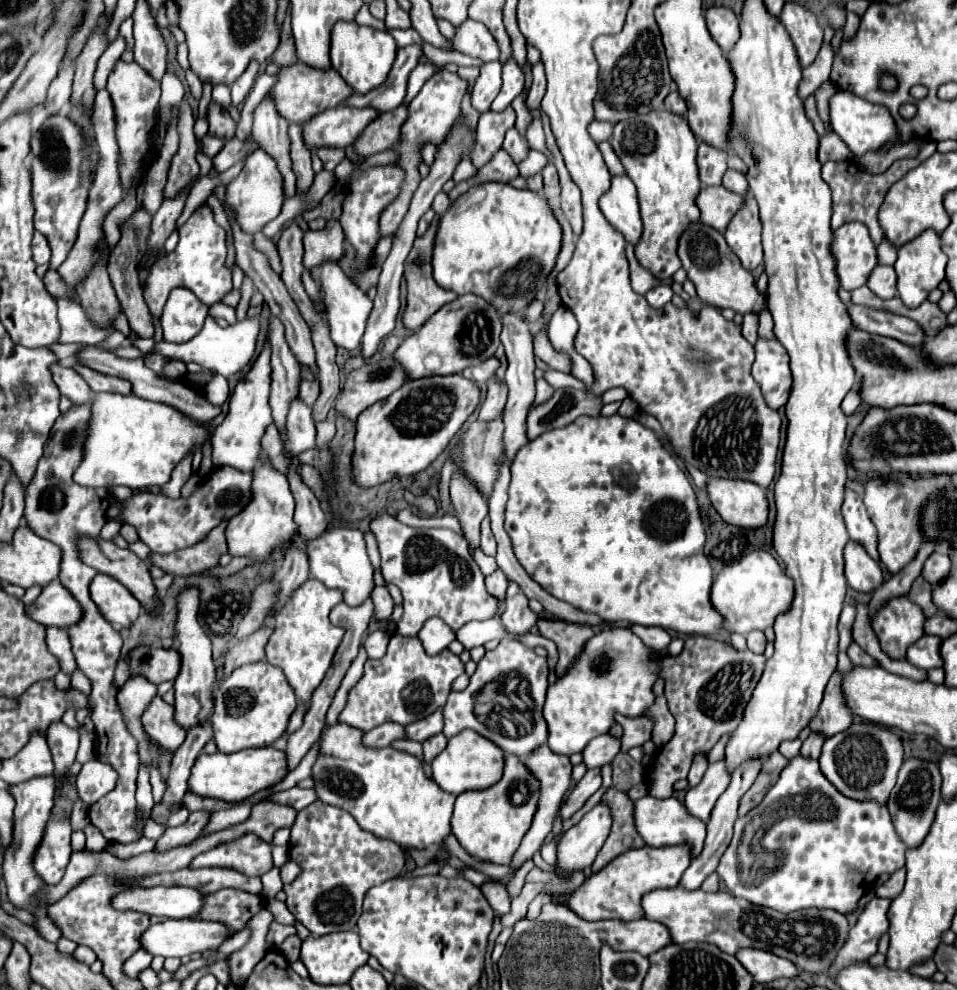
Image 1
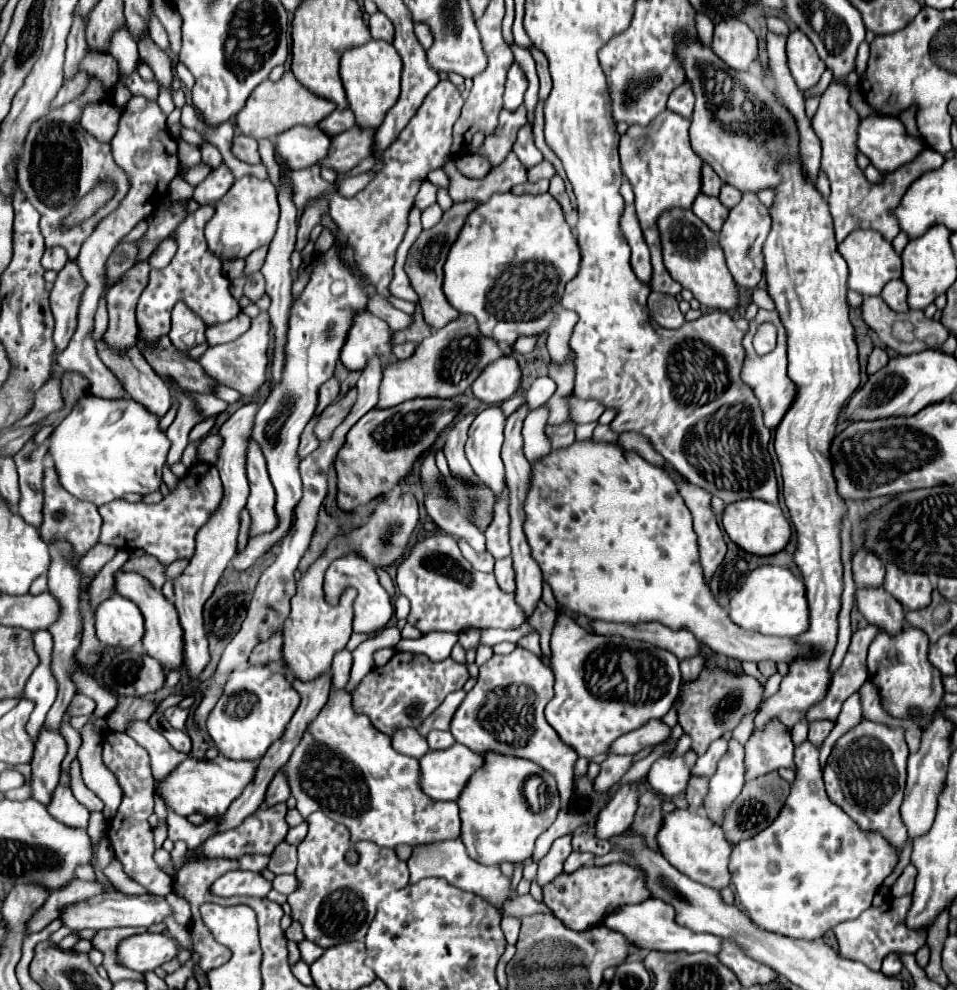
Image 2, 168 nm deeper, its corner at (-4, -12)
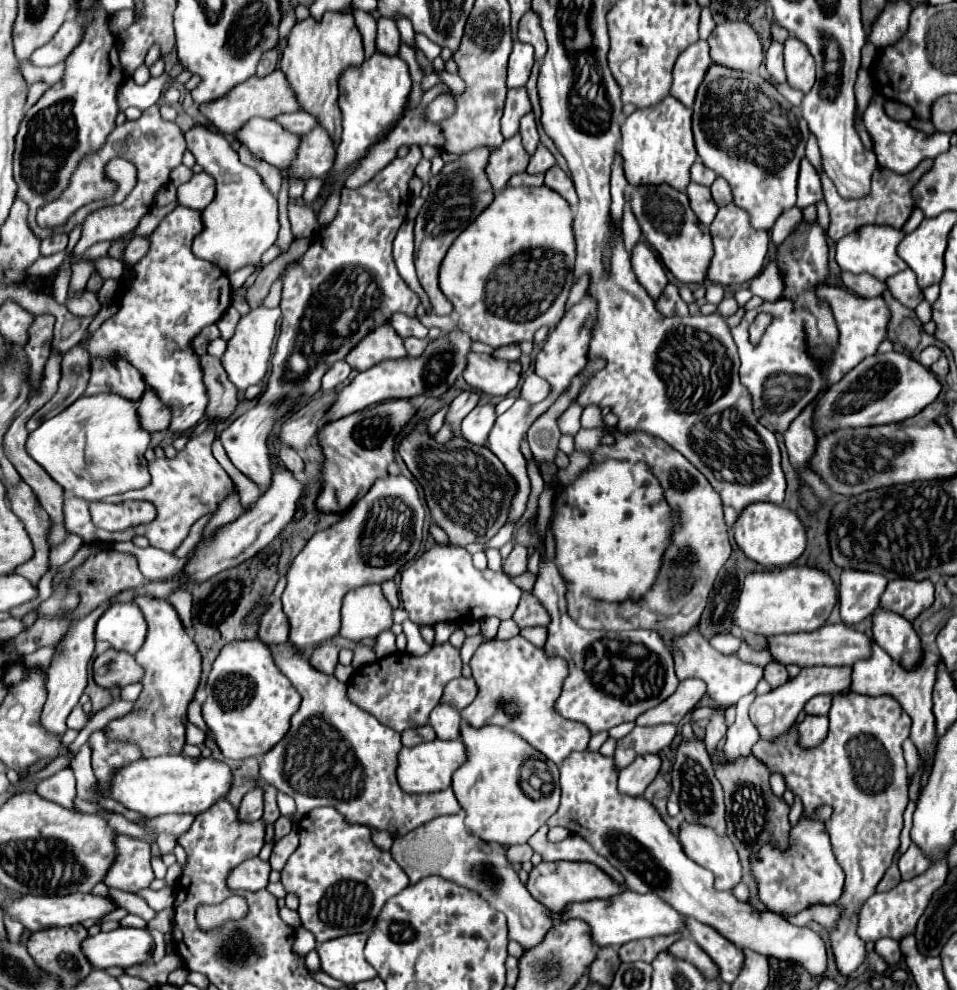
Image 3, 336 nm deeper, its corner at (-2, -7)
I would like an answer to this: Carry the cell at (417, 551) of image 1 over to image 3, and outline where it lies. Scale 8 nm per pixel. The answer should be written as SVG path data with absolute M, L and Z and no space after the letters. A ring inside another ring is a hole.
M435 545L429 551L425 551L411 567L403 571L399 589L401 589L403 607L409 611L409 619L417 625L431 625L431 627L441 621L461 621L463 623L463 621L479 621L491 615L499 619L511 619L521 599L521 589L505 573L495 573L491 569L485 569L485 571L475 569L471 553L455 545Z

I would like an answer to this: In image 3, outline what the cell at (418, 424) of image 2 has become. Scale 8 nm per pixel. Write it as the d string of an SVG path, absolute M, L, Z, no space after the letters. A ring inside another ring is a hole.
M391 399L379 405L369 405L339 421L325 423L317 433L325 457L321 469L323 489L315 499L317 509L323 513L343 513L371 489L375 479L387 475L387 467L393 463L393 441L413 415L415 409L407 399Z

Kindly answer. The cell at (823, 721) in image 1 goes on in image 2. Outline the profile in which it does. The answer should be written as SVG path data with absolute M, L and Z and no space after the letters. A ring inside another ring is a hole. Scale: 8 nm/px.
M867 624L865 628L861 628L853 634L851 646L843 658L843 664L833 674L825 700L807 712L807 716L805 716L807 722L813 722L813 720L835 722L837 720L843 702L853 692L857 692L861 688L861 684L869 678L867 676L867 650L877 634L881 634L881 630L873 624Z

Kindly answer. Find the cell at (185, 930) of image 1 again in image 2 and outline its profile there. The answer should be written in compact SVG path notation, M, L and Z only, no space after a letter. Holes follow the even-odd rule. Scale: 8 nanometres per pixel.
M137 934L131 936L129 940L121 942L119 948L119 960L131 970L137 970L141 974L155 970L163 966L165 962L173 960L179 956L179 946L173 938L165 934Z

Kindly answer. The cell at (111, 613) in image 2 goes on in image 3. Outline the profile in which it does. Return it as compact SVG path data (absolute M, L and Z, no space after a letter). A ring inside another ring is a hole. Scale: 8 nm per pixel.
M113 603L97 621L95 639L135 655L147 635L147 623L135 603Z

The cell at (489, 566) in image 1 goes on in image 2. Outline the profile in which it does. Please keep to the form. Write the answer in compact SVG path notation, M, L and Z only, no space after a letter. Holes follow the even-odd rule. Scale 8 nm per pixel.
M459 540L461 544L461 552L463 556L473 564L473 568L481 570L481 572L493 572L493 564L495 564L495 558L489 554L489 552L475 552L467 540Z

